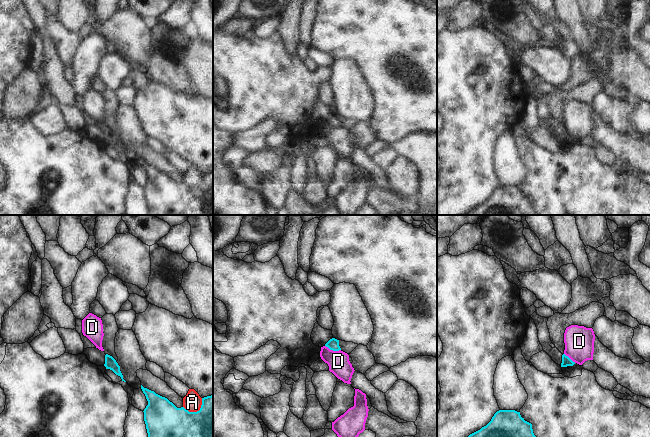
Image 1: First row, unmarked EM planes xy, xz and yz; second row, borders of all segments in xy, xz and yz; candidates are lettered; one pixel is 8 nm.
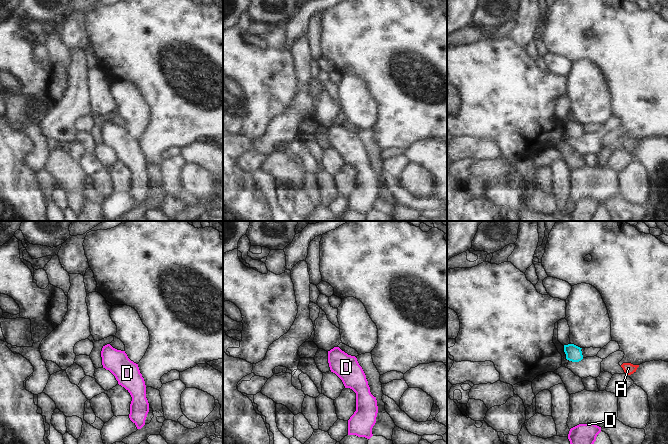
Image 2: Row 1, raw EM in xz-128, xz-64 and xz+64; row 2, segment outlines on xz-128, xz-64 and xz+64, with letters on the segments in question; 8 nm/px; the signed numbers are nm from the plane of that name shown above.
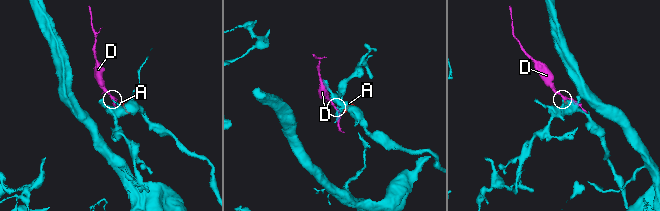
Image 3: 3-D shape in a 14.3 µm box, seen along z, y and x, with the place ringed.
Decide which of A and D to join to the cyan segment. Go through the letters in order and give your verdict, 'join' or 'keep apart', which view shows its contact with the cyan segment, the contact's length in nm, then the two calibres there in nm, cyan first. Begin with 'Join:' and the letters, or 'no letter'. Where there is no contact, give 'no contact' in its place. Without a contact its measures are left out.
Join: no letter
A: keep apart; meets cyan in xy; contact 180 nm long; 280 nm thick on the cyan side, 150 nm on the other
D: keep apart; meets cyan in xz; contact 130 nm long; 100 nm thick on the cyan side, 180 nm on the other

